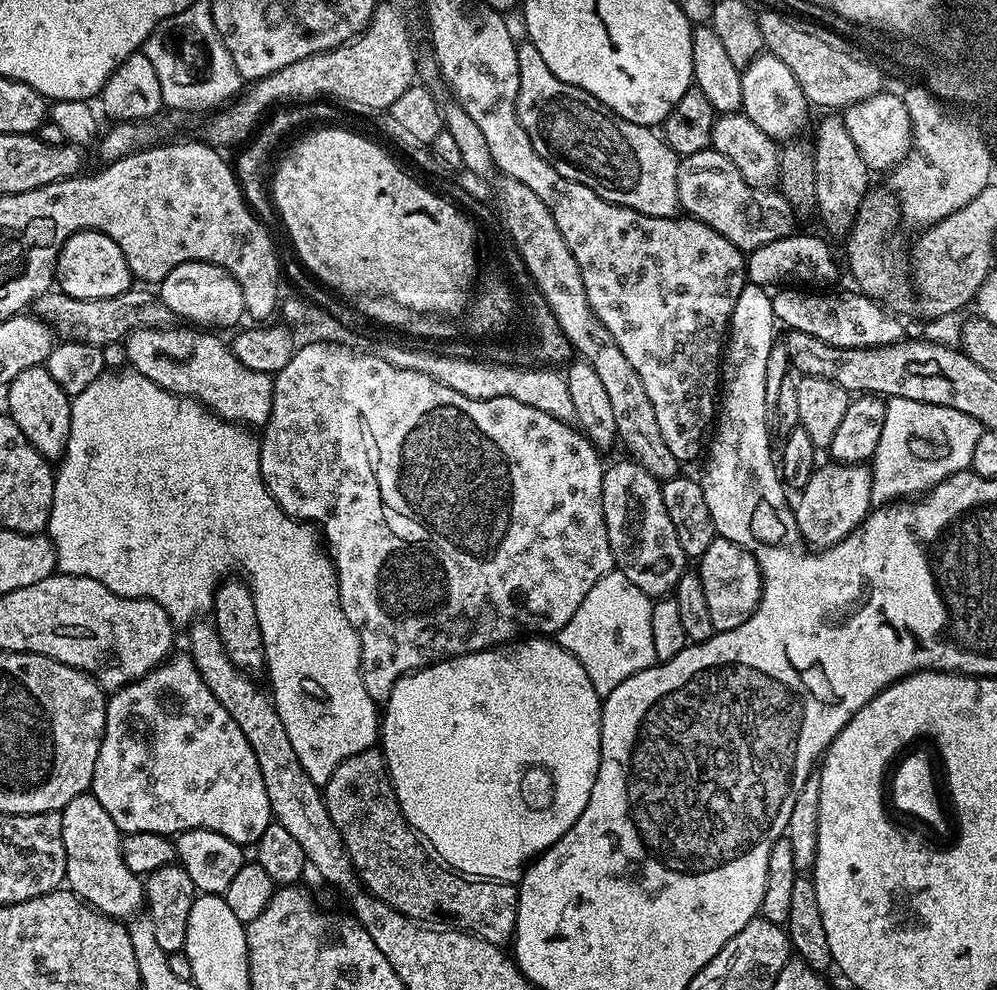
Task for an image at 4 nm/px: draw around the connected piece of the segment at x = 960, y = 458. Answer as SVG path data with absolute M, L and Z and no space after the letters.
M906 398L889 399L882 438L878 438L878 450L874 450L870 461L873 505L919 497L946 478L969 471L981 431L980 423L970 418L970 414L962 414L962 410Z

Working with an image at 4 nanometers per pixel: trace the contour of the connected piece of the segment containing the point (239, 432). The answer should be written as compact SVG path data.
M131 370L105 371L103 376L90 382L90 386L82 390L82 394L71 397L71 402L70 438L54 472L54 498L46 529L46 535L52 540L56 551L57 569L66 576L94 578L102 582L106 590L114 590L114 594L119 596L158 602L158 606L166 610L166 614L176 626L187 626L201 614L211 613L212 600L216 597L216 589L222 578L229 574L242 574L248 587L252 589L254 610L258 610L258 626L262 626L266 677L268 676L269 682L272 683L270 695L276 703L278 718L282 718L282 726L286 726L286 735L290 738L290 746L294 746L294 754L298 754L298 762L302 762L302 770L310 774L314 783L321 786L327 784L334 770L338 770L338 766L342 766L346 758L377 743L382 716L378 711L377 701L372 700L370 694L366 694L366 686L360 677L360 643L354 626L350 626L350 618L346 618L342 610L336 565L333 564L331 555L322 547L317 529L303 520L287 516L282 506L278 506L278 502L268 493L268 487L265 486L260 473L259 439L255 435L252 437L247 427L215 416L192 397L176 396L162 386L150 382L150 378Z

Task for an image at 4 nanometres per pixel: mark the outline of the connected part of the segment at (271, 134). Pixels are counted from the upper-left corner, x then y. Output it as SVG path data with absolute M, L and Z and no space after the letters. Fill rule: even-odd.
M292 102L287 106L277 107L248 137L243 147L237 151L241 152L237 154L236 160L234 159L234 171L248 209L260 219L265 228L272 230L275 229L275 224L276 227L278 224L278 213L272 198L270 181L274 175L274 165L285 151L286 145L295 141L301 134L318 128L347 128L353 132L363 133L364 124L356 116L359 115L345 110L335 102Z

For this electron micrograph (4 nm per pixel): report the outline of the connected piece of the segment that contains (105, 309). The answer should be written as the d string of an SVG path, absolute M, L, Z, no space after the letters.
M133 286L122 294L114 294L114 298L70 298L65 292L49 290L36 300L34 312L52 325L57 337L104 348L127 340L129 334L139 328L166 328L173 323L172 312L160 301L159 295L139 287Z

